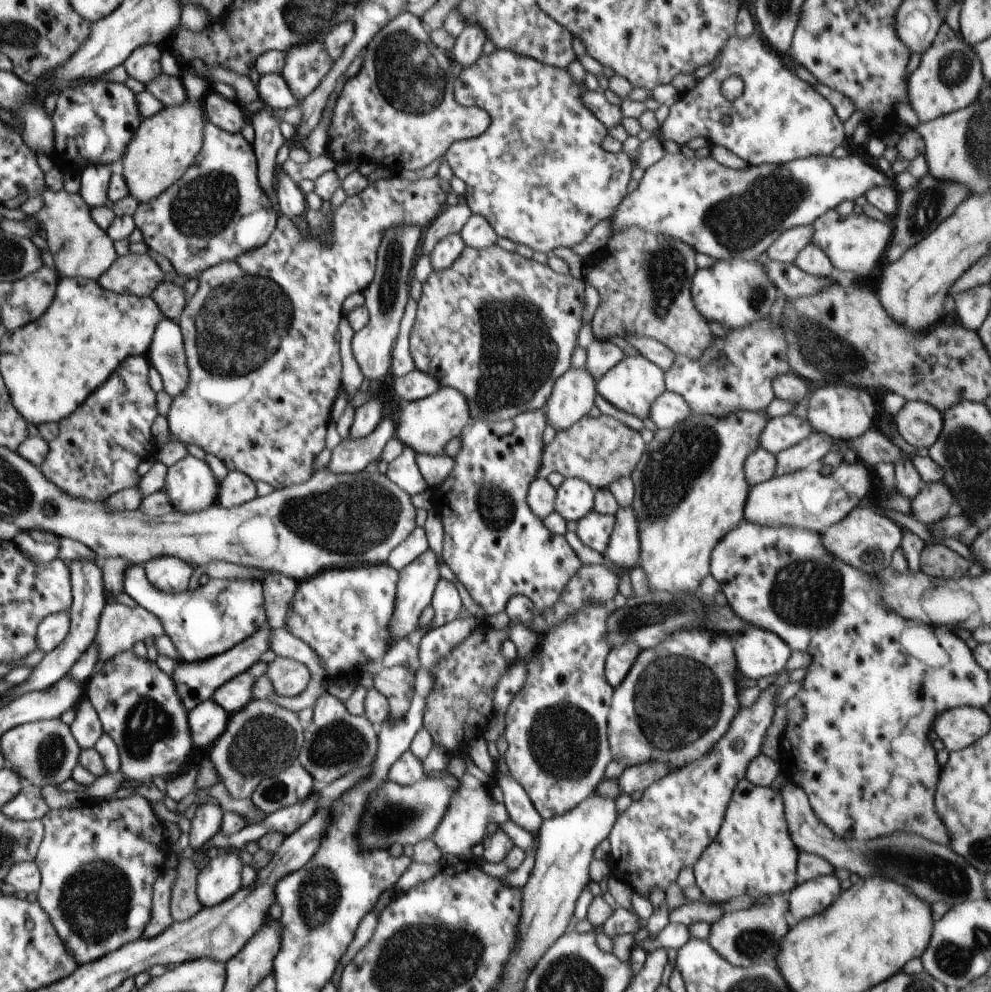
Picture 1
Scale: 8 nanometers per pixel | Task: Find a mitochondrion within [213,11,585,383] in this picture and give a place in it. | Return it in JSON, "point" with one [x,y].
{"point":[411,78]}

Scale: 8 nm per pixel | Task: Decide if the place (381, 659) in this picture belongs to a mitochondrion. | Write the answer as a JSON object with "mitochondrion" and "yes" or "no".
{"mitochondrion":"no"}

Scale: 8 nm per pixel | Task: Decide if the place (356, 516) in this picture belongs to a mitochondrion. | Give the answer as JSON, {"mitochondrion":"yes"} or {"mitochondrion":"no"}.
{"mitochondrion":"yes"}

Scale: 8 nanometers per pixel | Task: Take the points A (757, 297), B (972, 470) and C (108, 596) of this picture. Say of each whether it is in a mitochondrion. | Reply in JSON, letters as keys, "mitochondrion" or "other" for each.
{"A":"mitochondrion","B":"mitochondrion","C":"other"}

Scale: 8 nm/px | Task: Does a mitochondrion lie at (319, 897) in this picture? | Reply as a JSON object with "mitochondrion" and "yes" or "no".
{"mitochondrion":"yes"}

